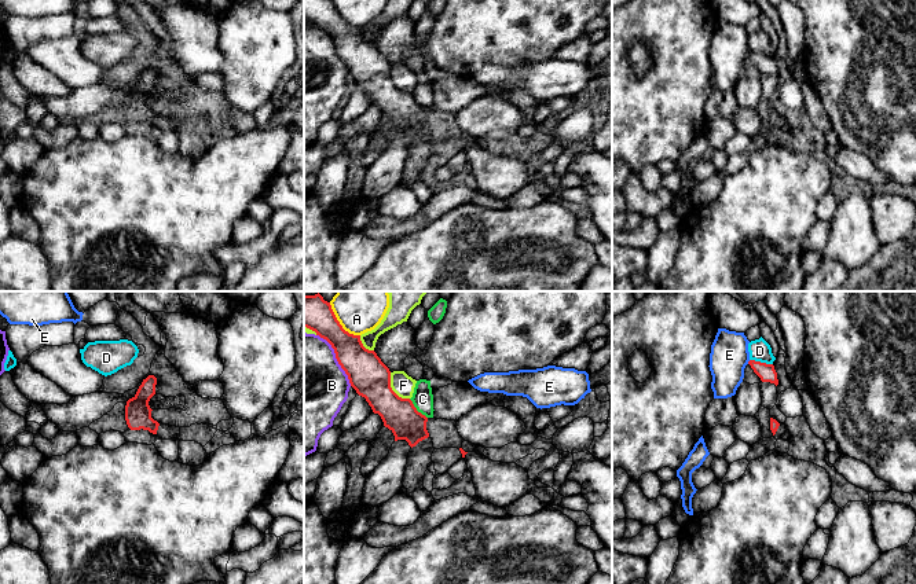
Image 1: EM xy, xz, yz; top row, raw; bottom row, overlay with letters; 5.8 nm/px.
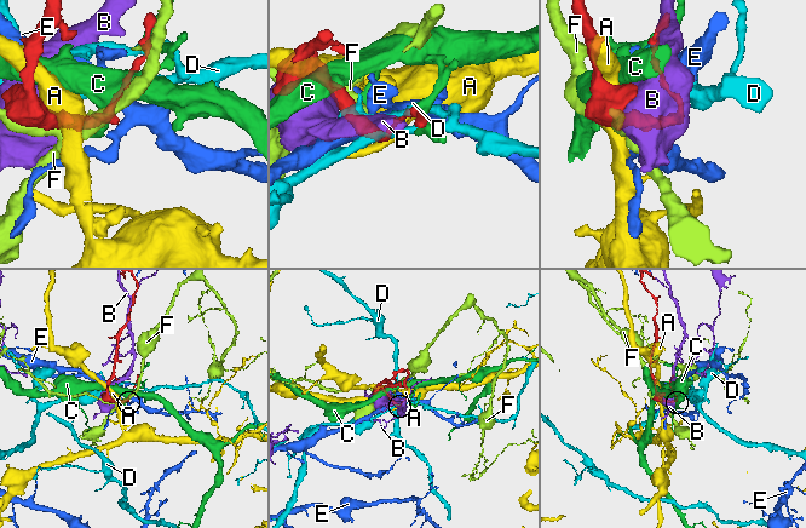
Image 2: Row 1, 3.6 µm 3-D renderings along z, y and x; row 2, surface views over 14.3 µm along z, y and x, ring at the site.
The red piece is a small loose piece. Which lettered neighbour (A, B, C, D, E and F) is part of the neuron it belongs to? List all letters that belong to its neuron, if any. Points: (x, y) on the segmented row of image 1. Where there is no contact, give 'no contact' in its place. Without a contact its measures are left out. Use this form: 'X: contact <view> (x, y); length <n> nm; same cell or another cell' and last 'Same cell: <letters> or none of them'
A: contact xz (339, 323); length 260 nm; another cell
B: contact xz (336, 357); length 360 nm; another cell
C: contact xz (416, 410); length 160 nm; another cell
D: contact yz (759, 362); length 140 nm; another cell
E: contact yz (748, 362); length 30 nm; another cell
F: contact xz (391, 389); length 200 nm; another cell
Same cell: none of them

